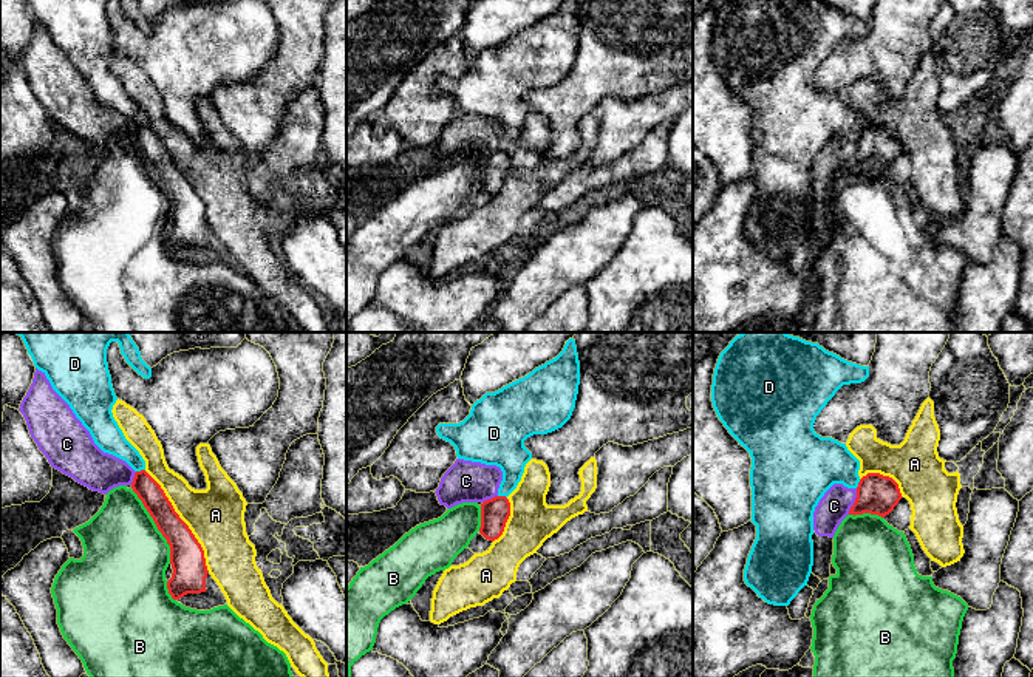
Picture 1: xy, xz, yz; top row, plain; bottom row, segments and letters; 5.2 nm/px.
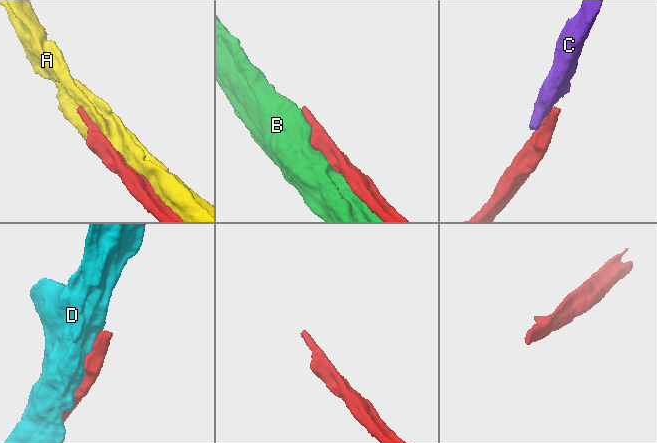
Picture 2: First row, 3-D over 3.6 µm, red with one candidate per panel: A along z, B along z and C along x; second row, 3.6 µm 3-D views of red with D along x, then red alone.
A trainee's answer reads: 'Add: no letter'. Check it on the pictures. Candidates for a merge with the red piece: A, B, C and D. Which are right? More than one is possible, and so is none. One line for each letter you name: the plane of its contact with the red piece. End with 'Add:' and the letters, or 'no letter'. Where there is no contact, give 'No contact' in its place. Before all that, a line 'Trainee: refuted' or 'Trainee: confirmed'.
Trainee: refuted
C: Touches red in yz
Add: C

